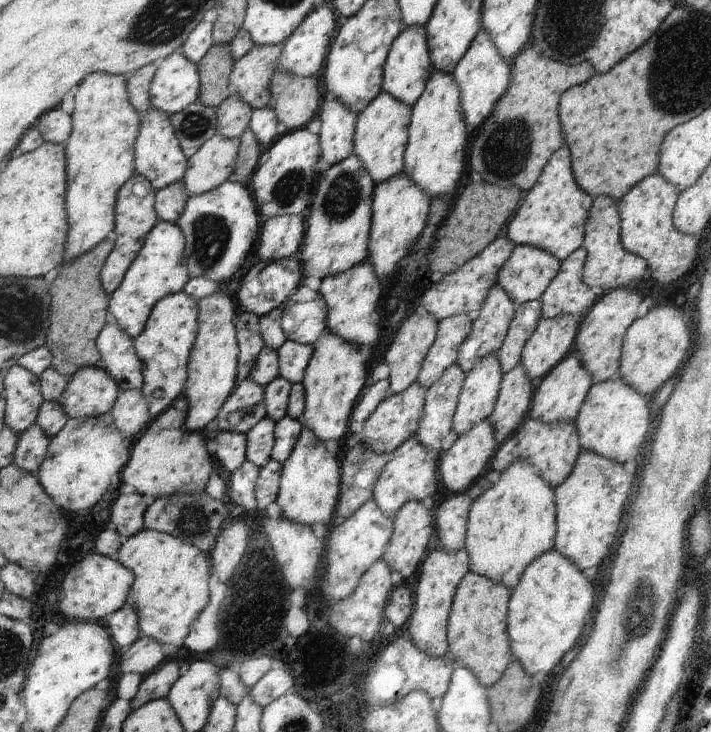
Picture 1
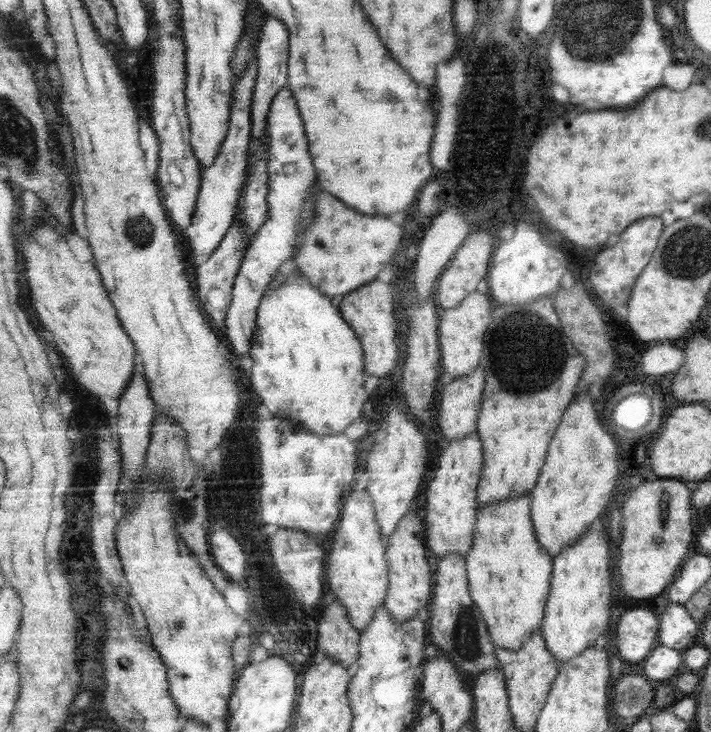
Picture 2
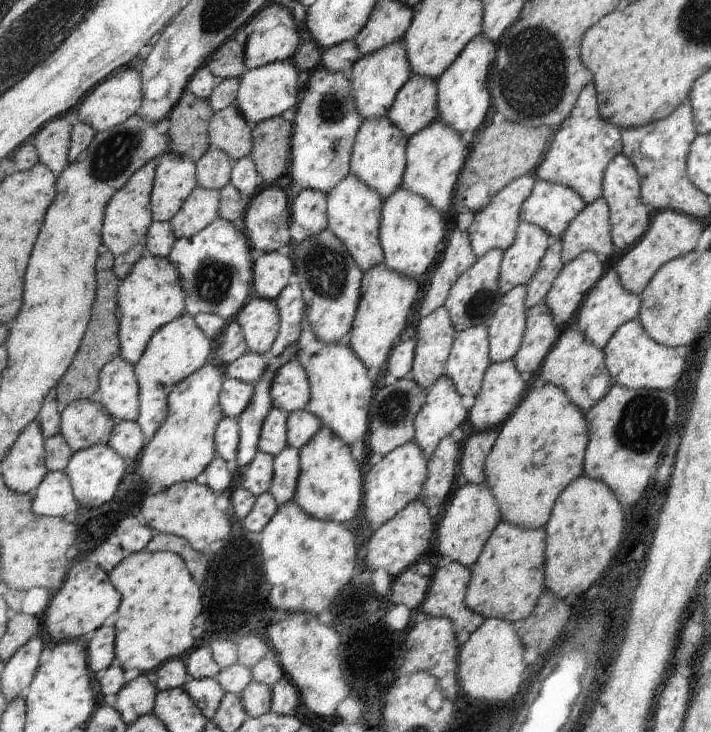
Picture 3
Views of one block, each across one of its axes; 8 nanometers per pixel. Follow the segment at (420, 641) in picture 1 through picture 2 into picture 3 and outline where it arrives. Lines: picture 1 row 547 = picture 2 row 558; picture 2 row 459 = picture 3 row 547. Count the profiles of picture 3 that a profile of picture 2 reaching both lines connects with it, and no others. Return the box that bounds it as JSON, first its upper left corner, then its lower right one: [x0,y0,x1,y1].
[437,482,503,568]

